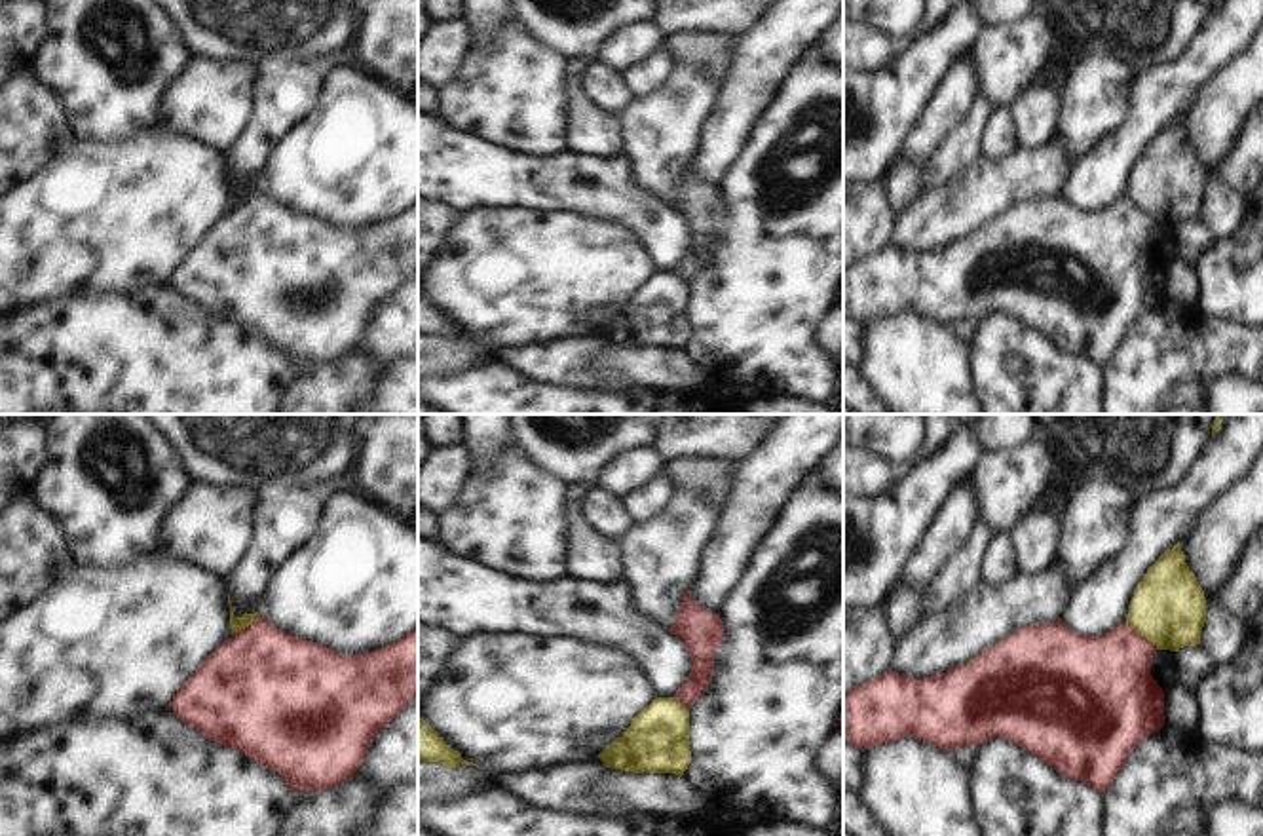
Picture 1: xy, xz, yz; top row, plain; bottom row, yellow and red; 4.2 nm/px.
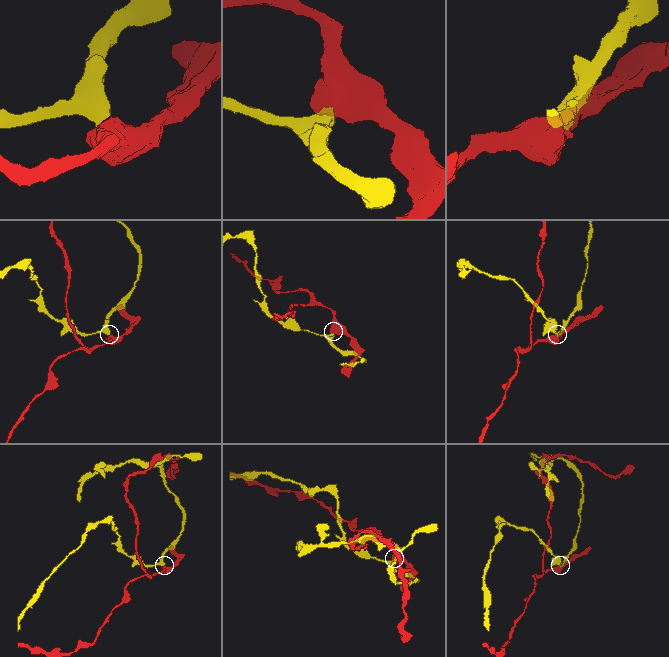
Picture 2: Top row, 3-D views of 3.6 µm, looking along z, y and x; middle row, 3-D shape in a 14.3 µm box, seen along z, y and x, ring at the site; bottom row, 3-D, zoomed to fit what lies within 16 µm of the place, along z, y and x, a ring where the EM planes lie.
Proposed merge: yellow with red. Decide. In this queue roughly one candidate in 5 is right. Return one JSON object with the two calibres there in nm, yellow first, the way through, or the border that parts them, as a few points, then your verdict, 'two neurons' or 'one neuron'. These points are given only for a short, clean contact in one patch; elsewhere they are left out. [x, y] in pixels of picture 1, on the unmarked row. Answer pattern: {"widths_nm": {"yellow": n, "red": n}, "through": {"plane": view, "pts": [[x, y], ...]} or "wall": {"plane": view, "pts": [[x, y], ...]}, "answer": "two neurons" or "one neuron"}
{"widths_nm": {"yellow": 320, "red": 380}, "wall": {"plane": "yz", "pts": [[1125, 196], [1157, 223]]}, "answer": "two neurons"}

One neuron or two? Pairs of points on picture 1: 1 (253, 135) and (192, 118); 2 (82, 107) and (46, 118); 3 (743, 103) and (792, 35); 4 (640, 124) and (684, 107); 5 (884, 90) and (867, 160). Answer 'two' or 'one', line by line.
1: two
2: two
3: one
4: one
5: one

